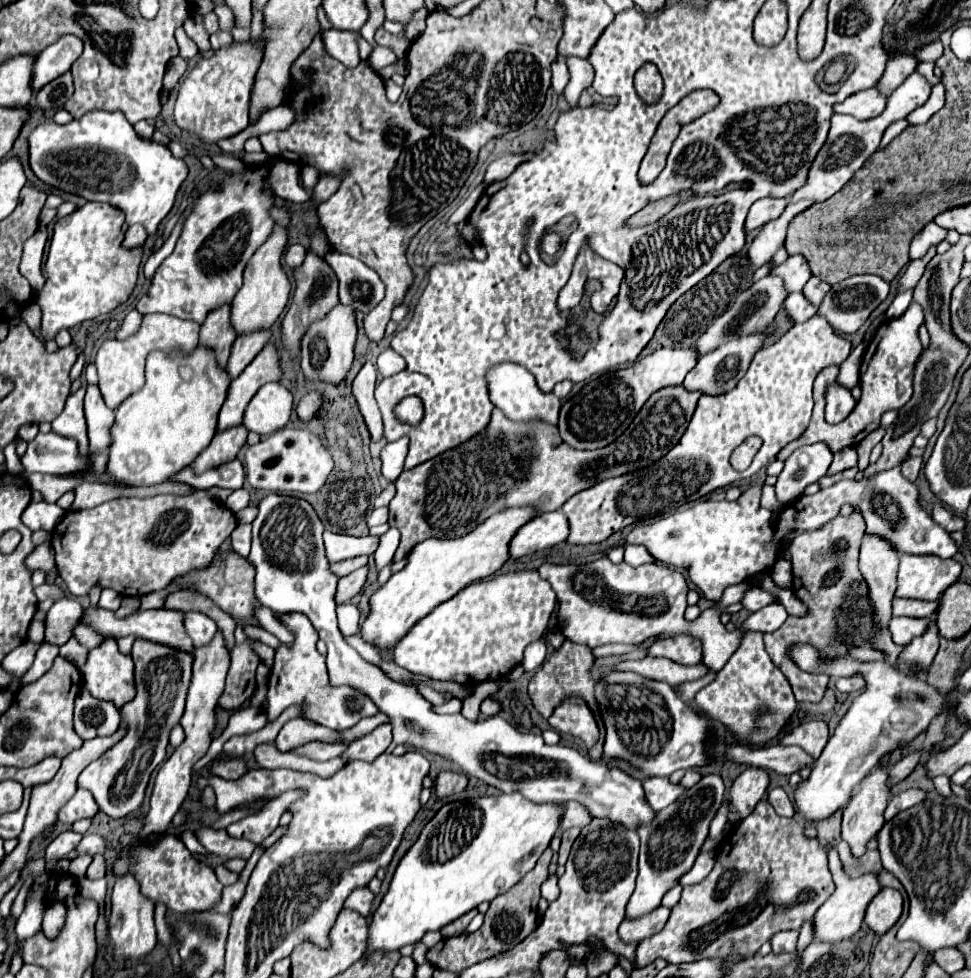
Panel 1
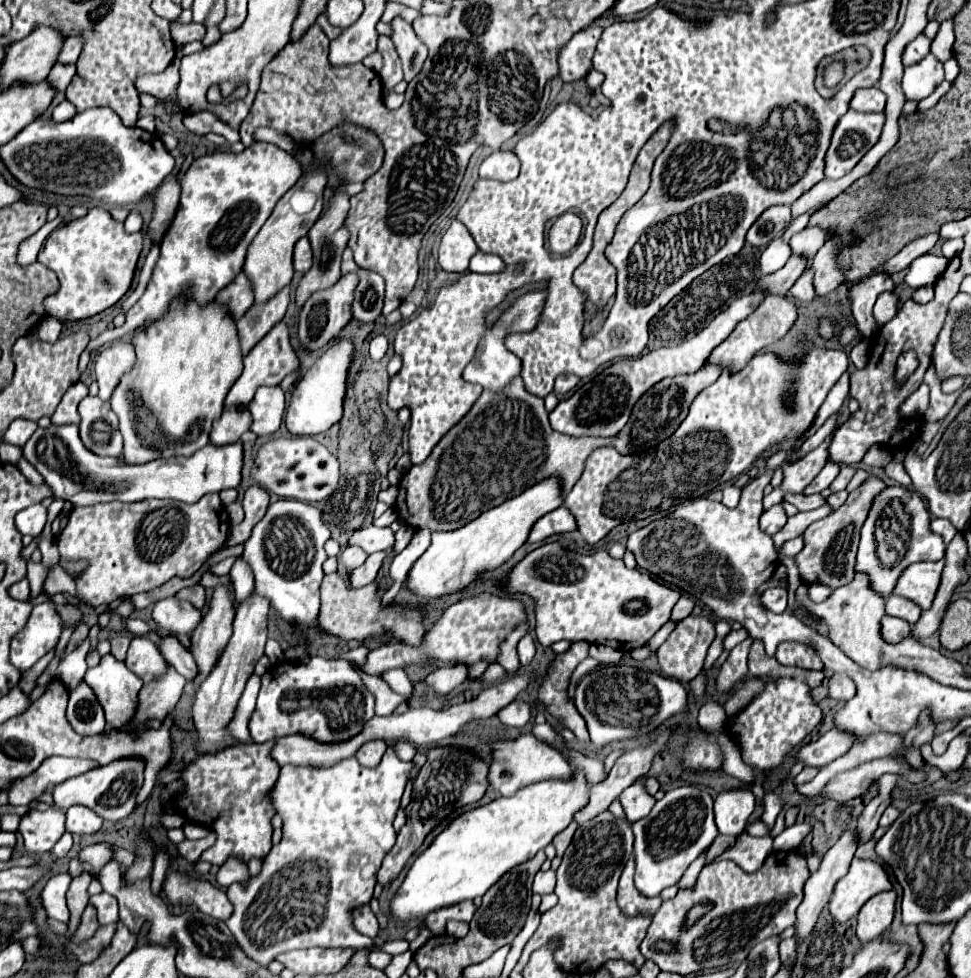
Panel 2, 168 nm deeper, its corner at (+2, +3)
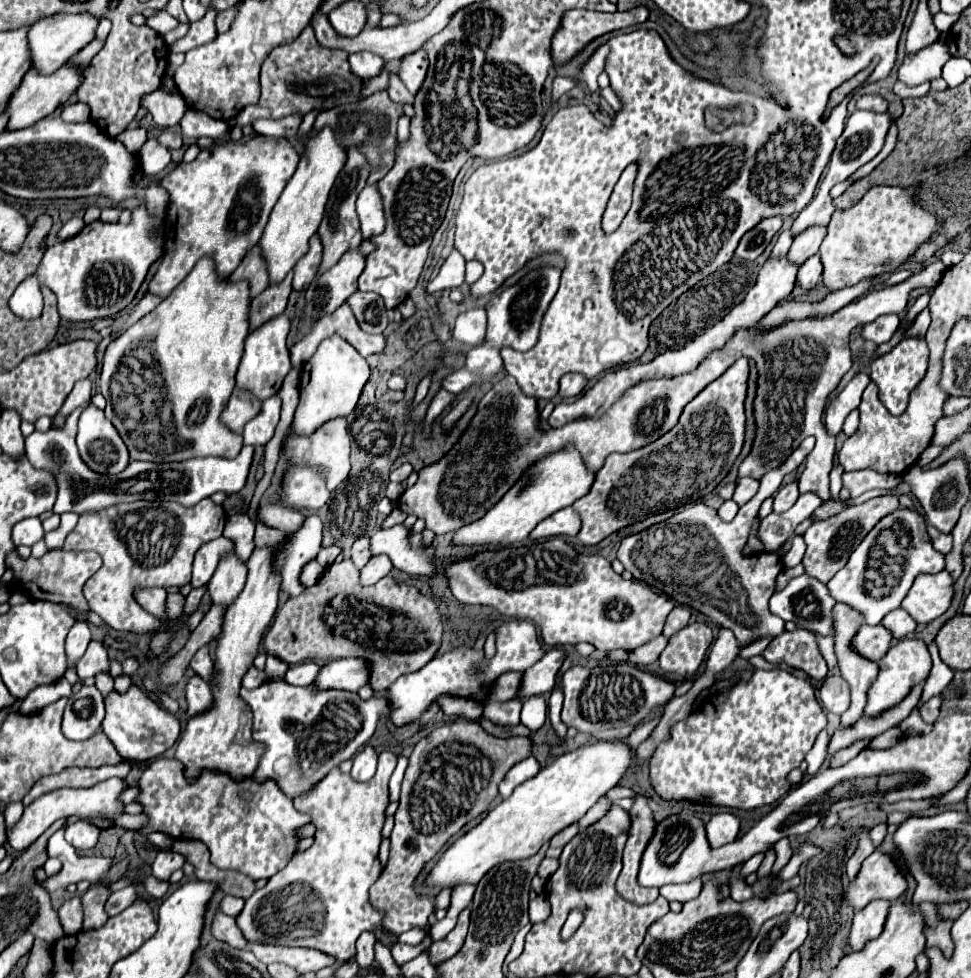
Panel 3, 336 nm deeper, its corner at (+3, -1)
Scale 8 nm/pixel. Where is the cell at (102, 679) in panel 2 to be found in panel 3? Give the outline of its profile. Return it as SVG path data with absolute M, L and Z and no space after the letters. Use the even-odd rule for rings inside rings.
M132 685L124 695L112 691L106 697L106 717L102 721L102 731L116 747L122 761L144 763L144 761L156 759L176 743L180 735L180 723L174 715L170 715L158 703L154 703L144 691Z

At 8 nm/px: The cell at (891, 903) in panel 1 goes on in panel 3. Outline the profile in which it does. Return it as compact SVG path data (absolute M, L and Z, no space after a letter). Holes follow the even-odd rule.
M874 901L872 905L866 905L862 911L856 911L848 937L852 951L862 951L870 939L876 939L882 933L884 921L888 917L888 907L888 901Z

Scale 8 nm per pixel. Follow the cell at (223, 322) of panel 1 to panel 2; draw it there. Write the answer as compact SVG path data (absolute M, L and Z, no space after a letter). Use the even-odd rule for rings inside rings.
M239 273L235 281L217 295L215 301L225 305L231 313L231 319L237 323L245 315L245 311L253 305L253 293L249 289L249 281L245 281L245 275Z

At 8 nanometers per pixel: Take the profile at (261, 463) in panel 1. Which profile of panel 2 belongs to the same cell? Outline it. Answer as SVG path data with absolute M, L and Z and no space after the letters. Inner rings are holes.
M287 435L263 443L253 459L251 467L253 481L277 497L289 497L299 501L321 501L337 489L339 463L333 453L327 451L315 437L309 435Z

